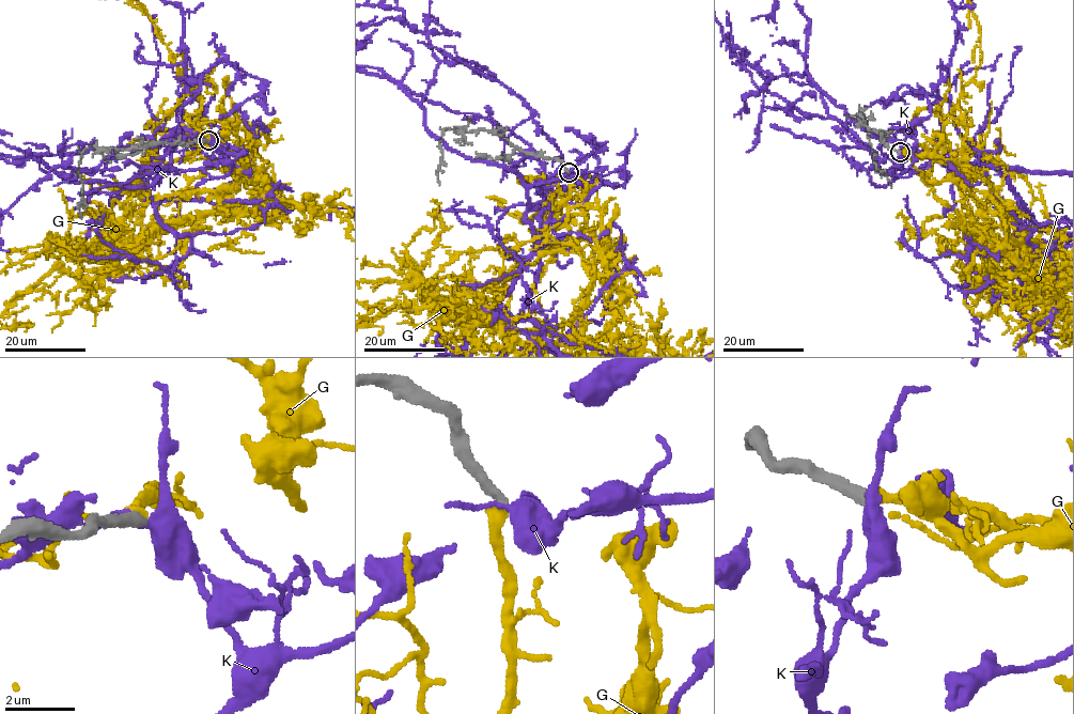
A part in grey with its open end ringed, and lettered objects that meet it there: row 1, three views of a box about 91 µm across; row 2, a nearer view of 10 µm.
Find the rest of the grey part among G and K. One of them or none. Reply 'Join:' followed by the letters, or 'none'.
Join: G

